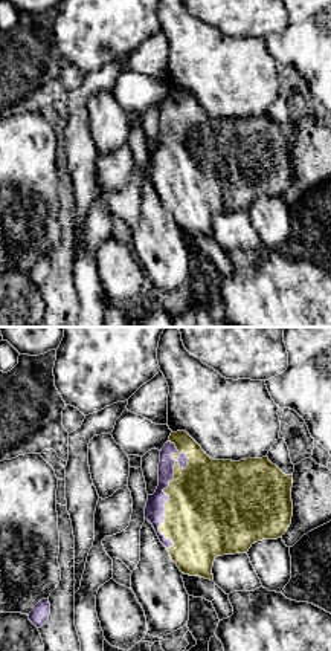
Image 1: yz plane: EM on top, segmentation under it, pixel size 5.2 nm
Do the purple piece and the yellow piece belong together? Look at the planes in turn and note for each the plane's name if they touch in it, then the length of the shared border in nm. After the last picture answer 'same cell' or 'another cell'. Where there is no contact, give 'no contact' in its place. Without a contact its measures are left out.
contact in yz; length 600 nm

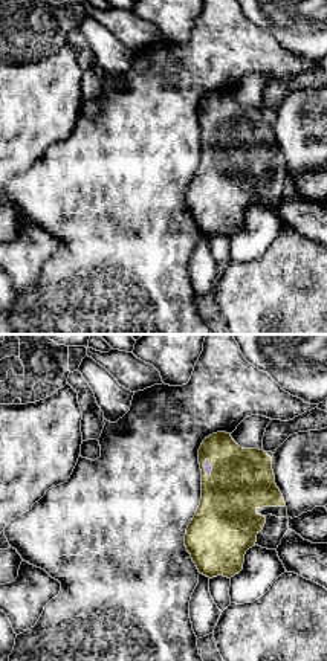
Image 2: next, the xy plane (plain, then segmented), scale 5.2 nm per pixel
contact in xy; length 100 nm

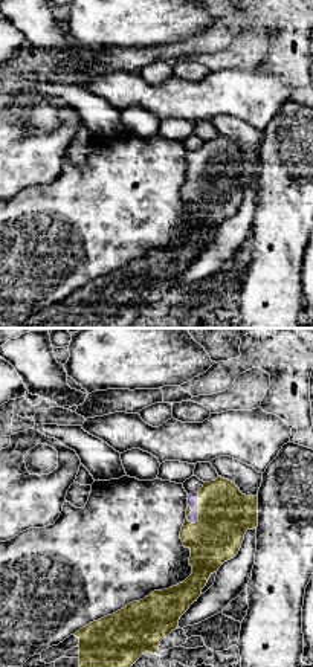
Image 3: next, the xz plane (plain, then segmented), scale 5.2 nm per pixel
contact in xz; length 170 nm

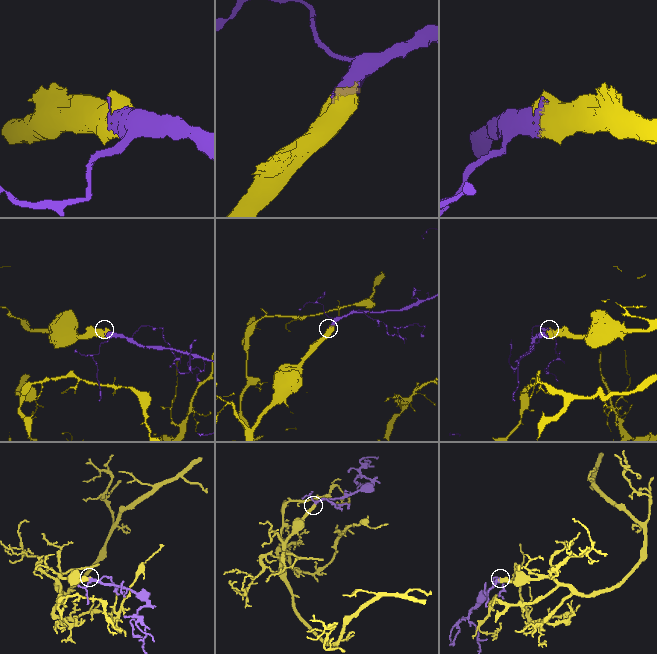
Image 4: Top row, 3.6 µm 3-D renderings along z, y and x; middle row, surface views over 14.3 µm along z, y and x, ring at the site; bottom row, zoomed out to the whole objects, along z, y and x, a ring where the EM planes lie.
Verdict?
same cell

